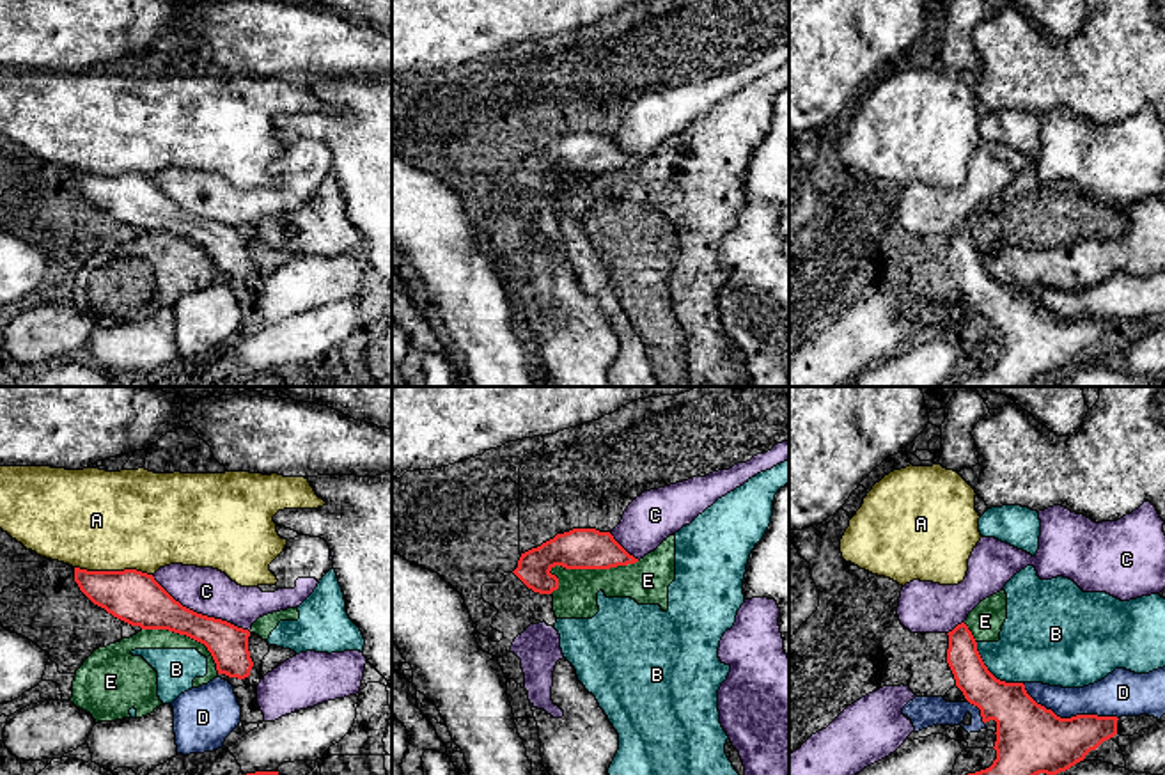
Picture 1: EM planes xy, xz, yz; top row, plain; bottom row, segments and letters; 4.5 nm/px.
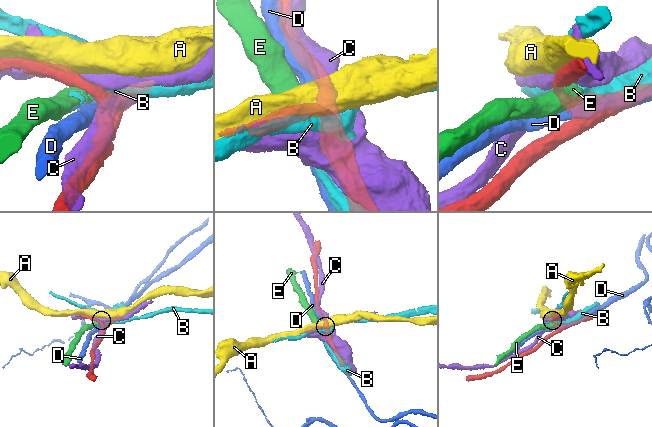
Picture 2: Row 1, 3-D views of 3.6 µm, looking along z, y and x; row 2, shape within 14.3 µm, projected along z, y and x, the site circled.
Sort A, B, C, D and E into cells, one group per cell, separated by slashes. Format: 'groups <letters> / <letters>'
groups A / B E / C / D

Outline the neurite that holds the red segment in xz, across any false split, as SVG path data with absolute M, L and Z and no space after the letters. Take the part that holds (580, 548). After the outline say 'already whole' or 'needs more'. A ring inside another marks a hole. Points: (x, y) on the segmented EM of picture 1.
M573 528L521 553L512 573L534 592L551 594L559 589L559 578L550 573L555 566L566 569L610 569L635 562L638 559L629 555L610 532Z; already whole

